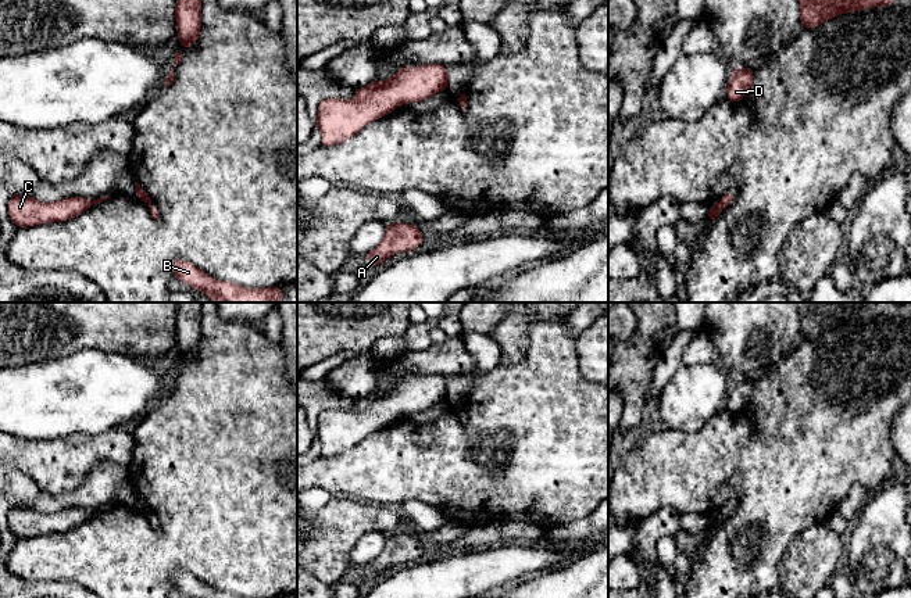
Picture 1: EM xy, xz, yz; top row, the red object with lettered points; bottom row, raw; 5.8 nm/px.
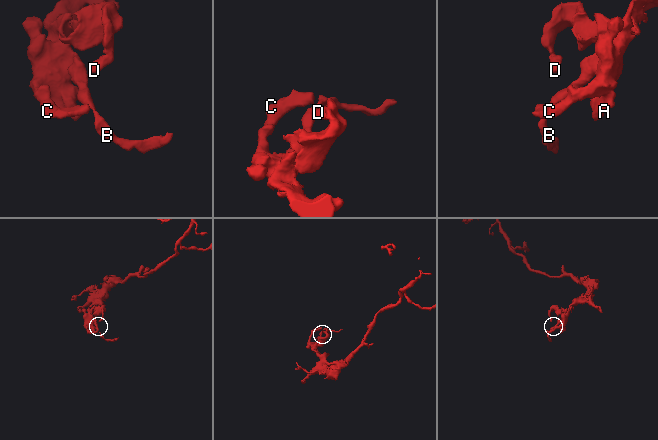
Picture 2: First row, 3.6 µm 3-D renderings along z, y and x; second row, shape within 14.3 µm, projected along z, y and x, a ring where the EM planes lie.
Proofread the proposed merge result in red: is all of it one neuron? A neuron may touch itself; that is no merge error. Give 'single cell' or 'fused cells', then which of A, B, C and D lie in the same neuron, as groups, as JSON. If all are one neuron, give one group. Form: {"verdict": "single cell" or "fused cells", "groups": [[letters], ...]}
{"verdict": "single cell", "groups": [["A", "B", "C", "D"]]}

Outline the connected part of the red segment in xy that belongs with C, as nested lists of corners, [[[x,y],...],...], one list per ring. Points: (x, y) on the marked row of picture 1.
[[[12,196],[7,211],[17,228],[28,228],[50,222],[62,222],[85,212],[90,205],[100,204],[107,196],[97,200],[82,197],[61,198],[53,203],[37,201],[33,196]]]

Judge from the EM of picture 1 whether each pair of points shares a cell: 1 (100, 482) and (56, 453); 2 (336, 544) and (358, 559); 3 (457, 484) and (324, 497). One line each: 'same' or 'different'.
1: different
2: different
3: different

